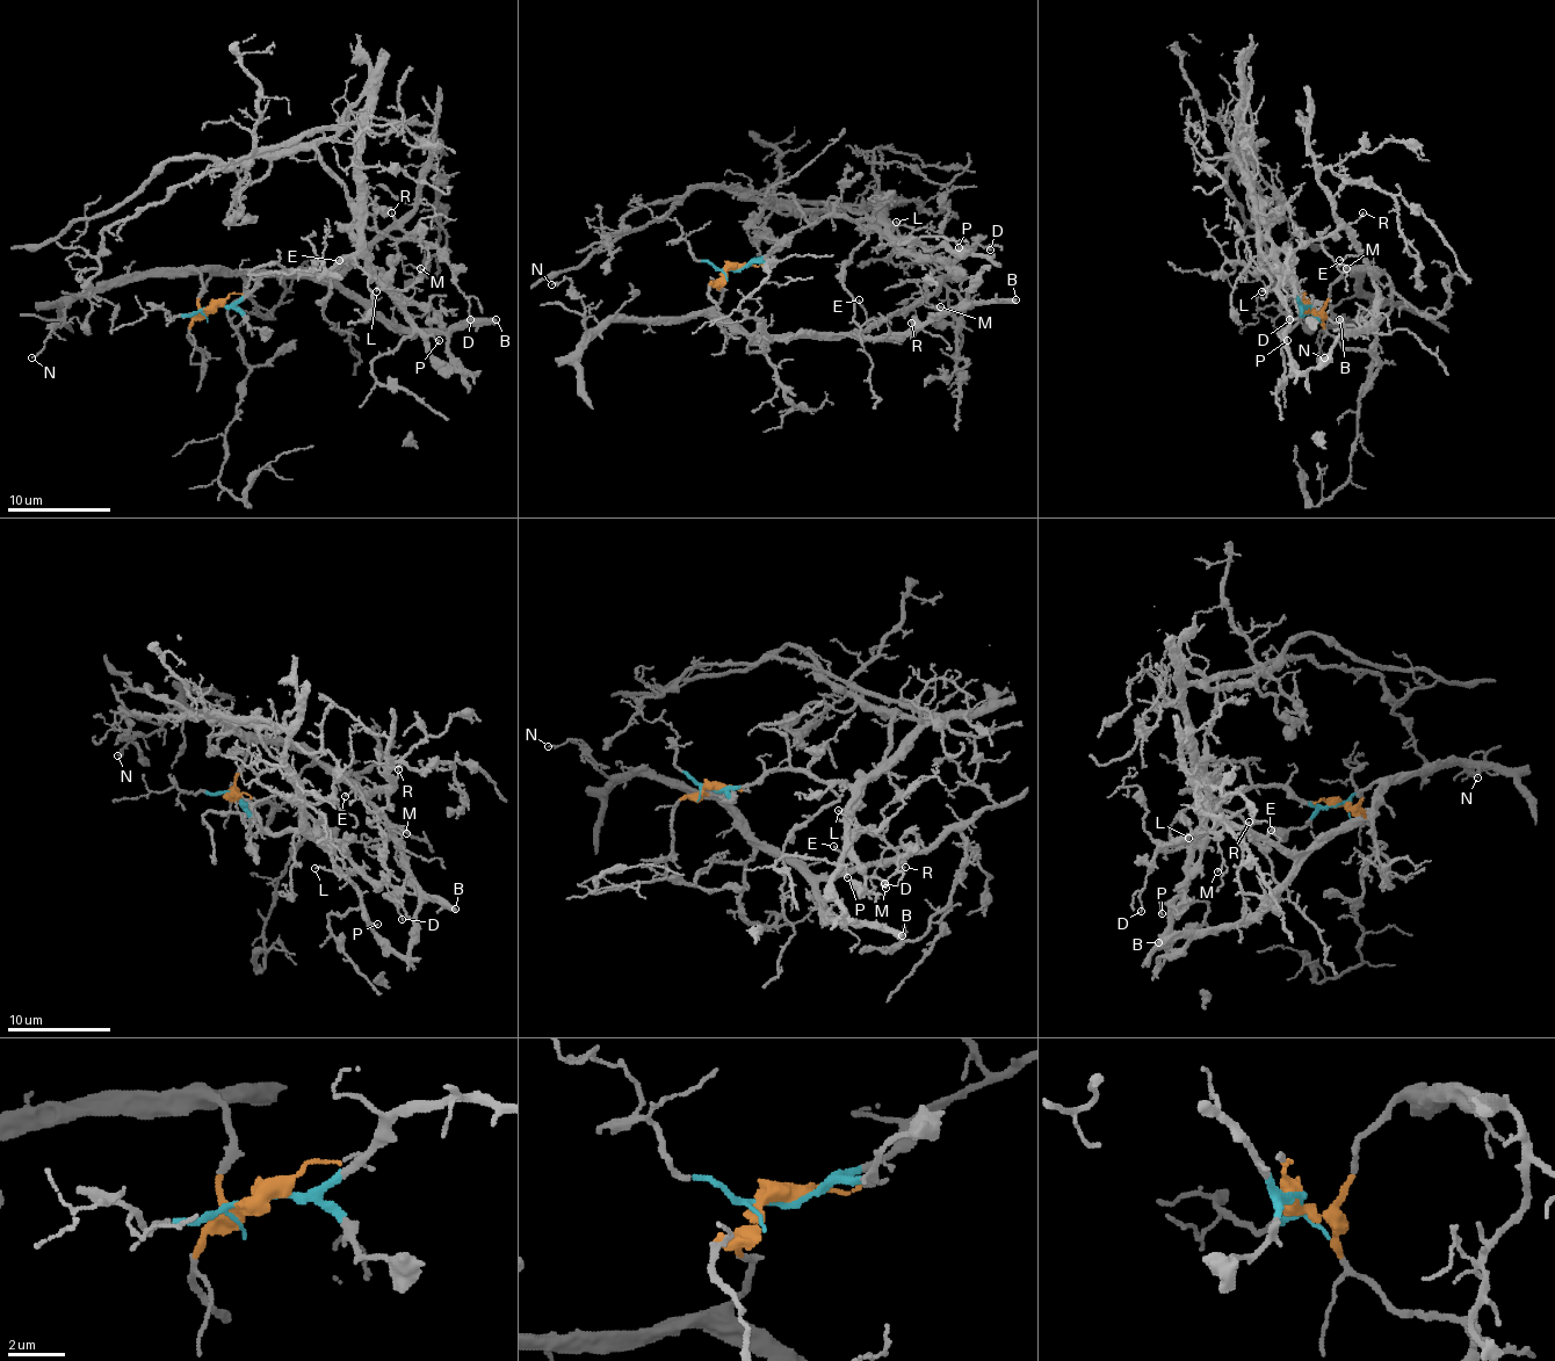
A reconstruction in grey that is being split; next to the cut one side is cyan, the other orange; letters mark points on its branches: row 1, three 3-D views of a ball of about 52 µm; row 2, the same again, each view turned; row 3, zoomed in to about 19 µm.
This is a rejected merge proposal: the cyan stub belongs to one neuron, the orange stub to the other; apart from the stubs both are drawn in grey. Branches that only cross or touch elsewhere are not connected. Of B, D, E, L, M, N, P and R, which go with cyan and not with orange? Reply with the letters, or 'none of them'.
L, P

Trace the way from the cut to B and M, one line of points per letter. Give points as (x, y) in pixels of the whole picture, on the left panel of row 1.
B: (212, 306), (205, 312), (200, 306), (202, 287), (195, 270), (332, 276), (406, 327), (497, 320)
M: (212, 306), (200, 306), (195, 270), (339, 274), (391, 230), (406, 234), (396, 251), (404, 266), (419, 268)

